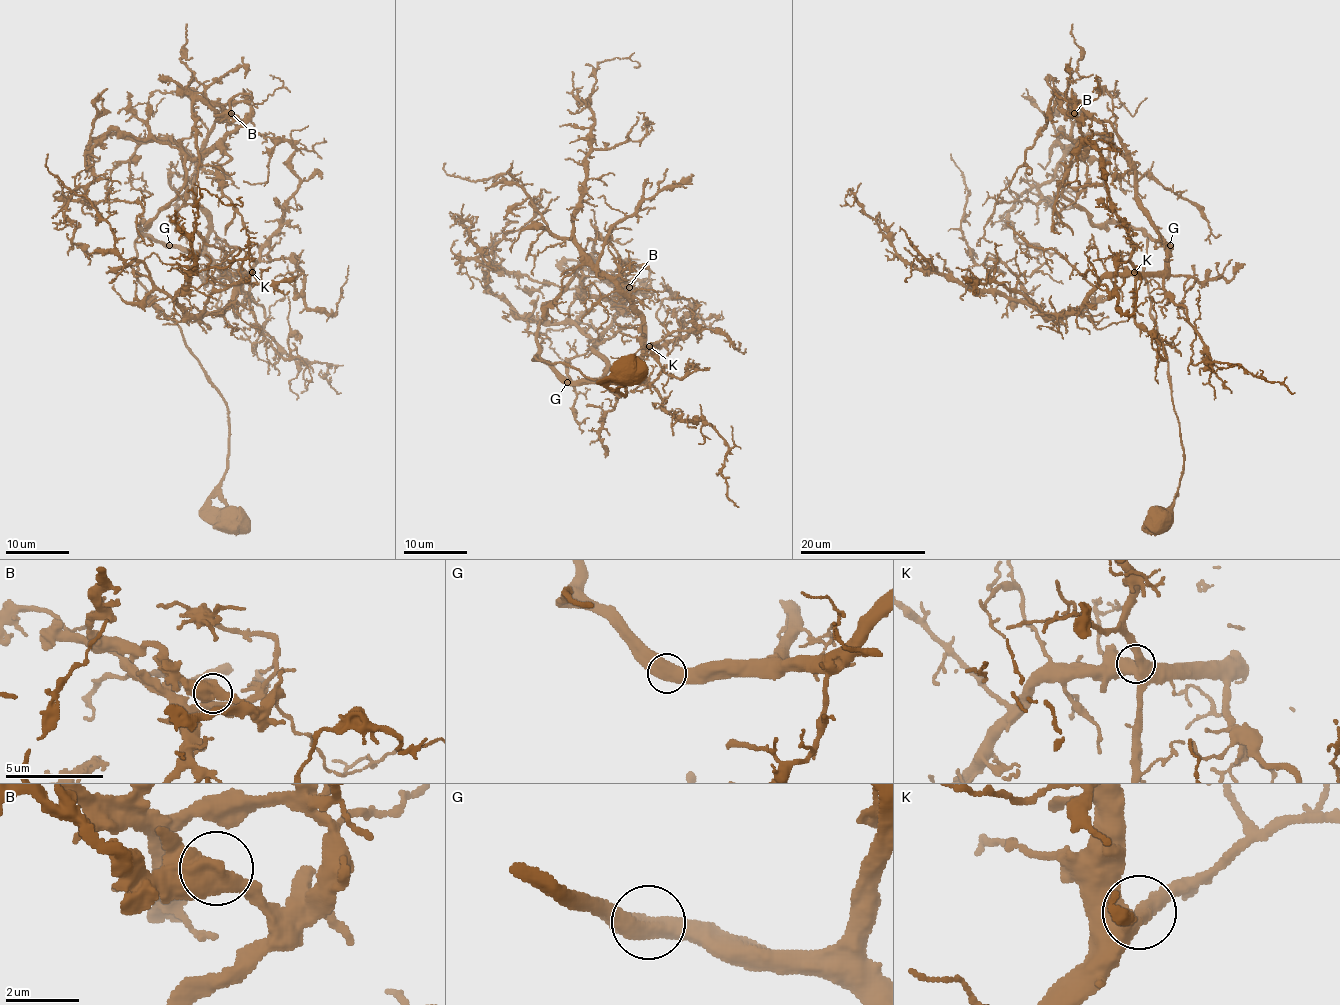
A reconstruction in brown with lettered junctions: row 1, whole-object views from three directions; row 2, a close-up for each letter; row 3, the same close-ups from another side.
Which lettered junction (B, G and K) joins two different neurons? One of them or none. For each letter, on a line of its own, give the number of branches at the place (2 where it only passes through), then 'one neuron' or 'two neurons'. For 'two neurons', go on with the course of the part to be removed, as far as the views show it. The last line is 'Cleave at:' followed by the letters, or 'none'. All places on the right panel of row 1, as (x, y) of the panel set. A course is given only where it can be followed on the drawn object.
B: 2 branches meet; one neuron
G: 2 branches meet; one neuron
K: 2 branches meet; one neuron
Cleave at: none

